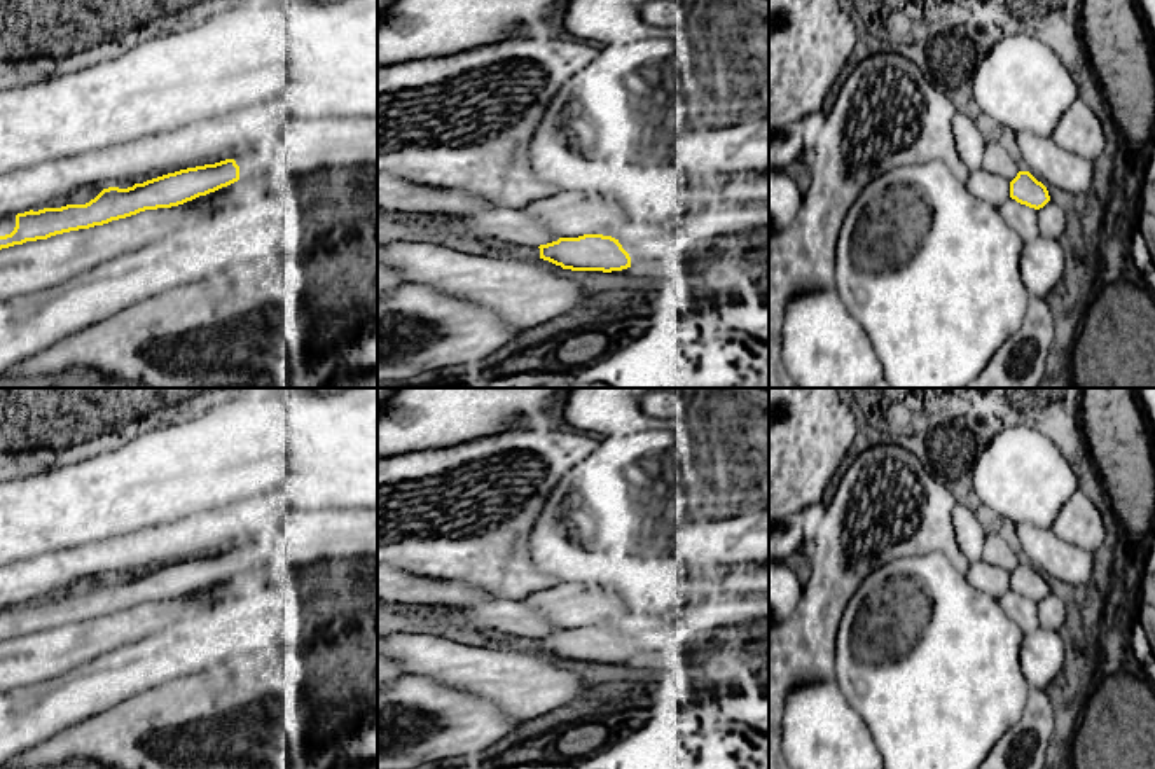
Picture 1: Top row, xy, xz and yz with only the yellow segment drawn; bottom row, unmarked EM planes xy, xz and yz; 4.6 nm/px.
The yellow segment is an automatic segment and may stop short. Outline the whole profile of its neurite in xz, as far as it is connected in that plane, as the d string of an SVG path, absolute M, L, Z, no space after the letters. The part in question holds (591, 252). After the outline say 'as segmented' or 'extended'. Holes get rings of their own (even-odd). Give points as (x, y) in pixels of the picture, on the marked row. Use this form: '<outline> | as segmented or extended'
M603 234L559 238L540 245L540 259L571 271L622 271L631 267L631 257L619 239Z | as segmented

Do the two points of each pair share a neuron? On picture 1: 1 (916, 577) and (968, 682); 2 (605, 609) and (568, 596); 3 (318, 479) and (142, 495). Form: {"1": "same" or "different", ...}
{"1": "same", "2": "same", "3": "same"}

